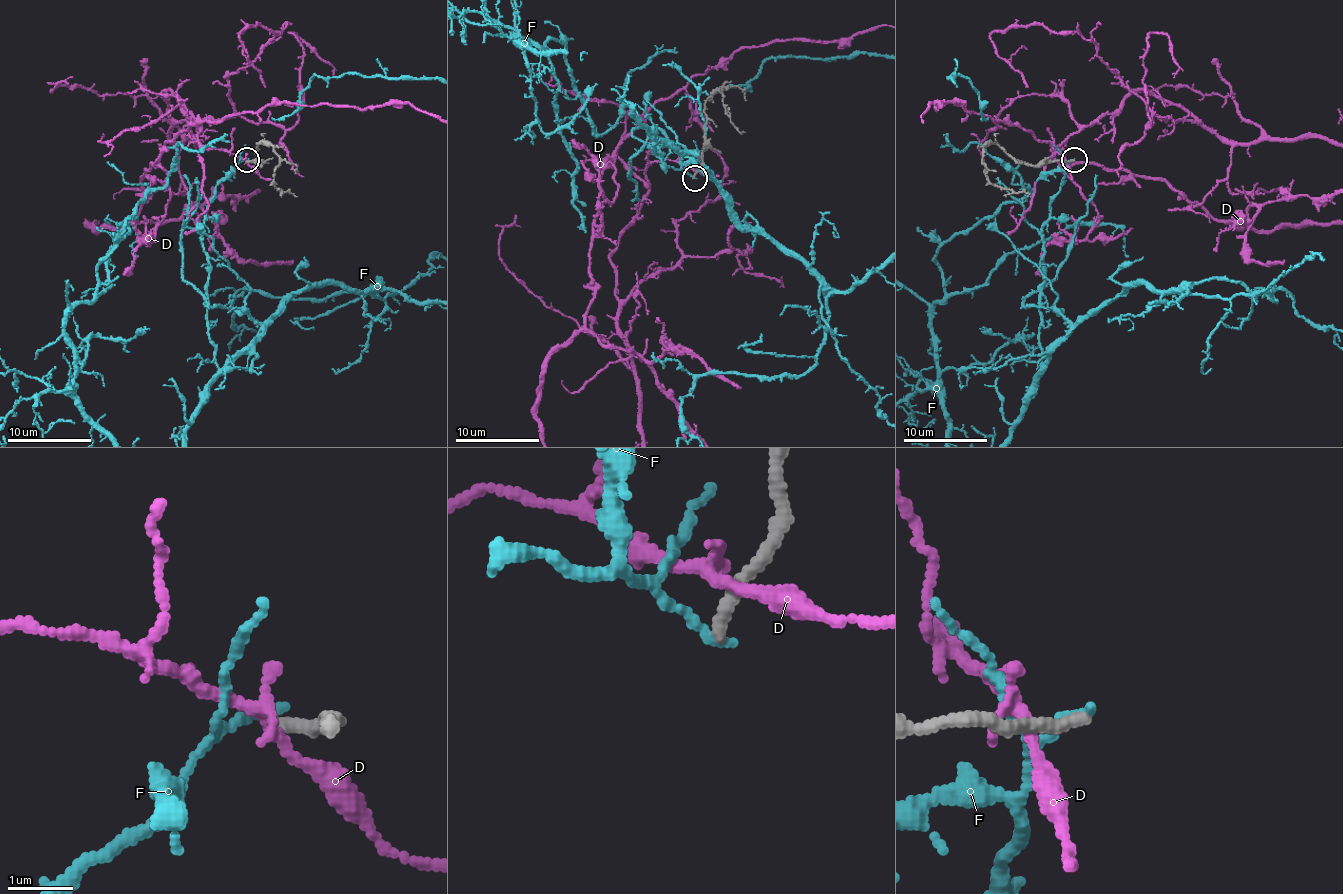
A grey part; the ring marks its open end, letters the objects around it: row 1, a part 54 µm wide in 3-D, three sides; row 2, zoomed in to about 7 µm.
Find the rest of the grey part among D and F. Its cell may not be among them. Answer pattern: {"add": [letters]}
{"add": []}

